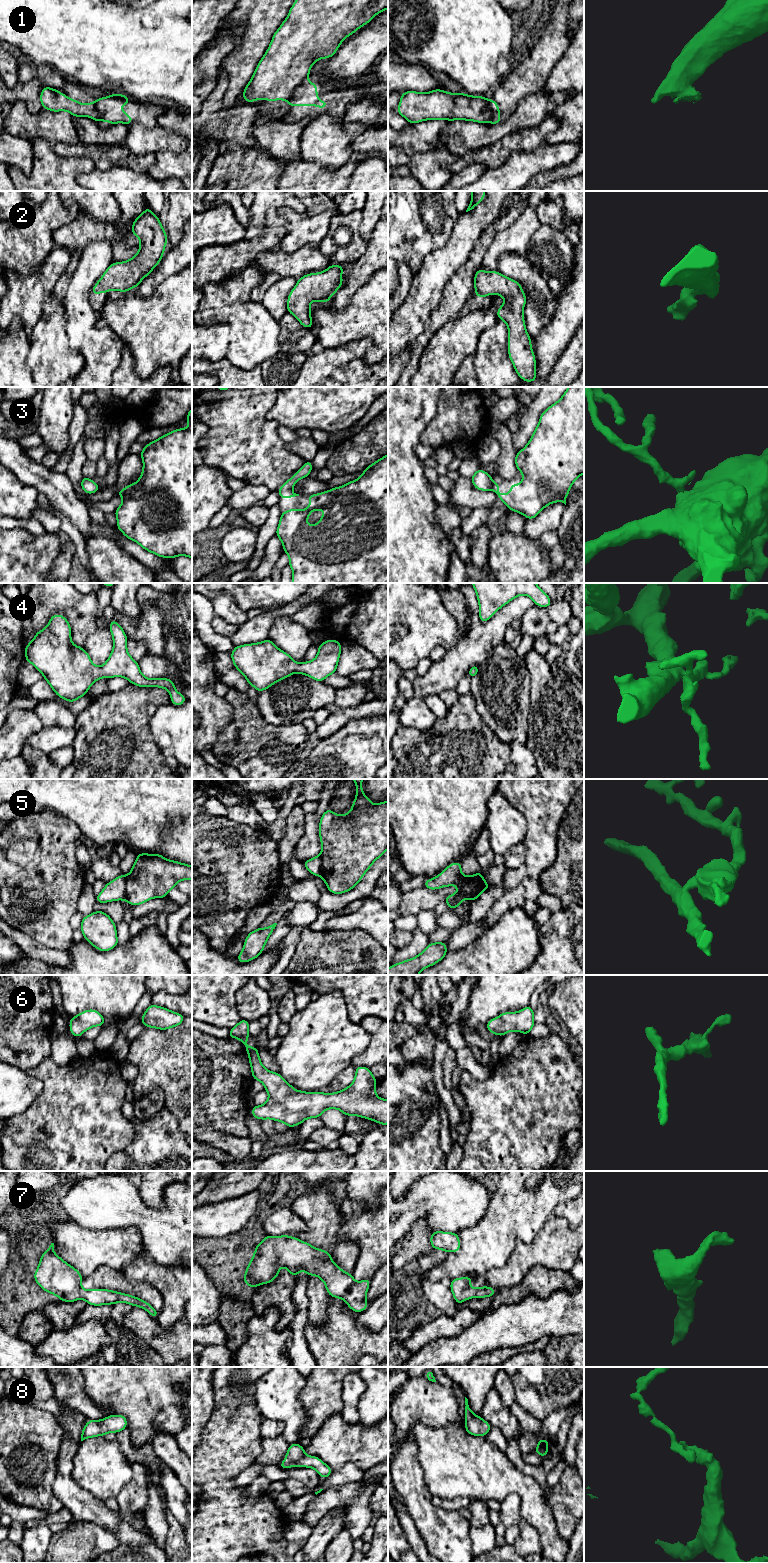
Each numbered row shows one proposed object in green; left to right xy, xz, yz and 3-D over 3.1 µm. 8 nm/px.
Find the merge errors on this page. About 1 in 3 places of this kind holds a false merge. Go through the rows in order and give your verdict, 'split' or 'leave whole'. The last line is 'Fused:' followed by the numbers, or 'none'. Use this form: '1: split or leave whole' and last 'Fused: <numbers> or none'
1: split
2: leave whole
3: leave whole
4: leave whole
5: split
6: leave whole
7: leave whole
8: leave whole
Fused: 1, 5

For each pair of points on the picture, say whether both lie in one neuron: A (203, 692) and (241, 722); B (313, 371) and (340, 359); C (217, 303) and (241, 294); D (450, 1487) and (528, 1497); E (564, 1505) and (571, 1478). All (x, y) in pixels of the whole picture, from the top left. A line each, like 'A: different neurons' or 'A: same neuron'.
A: different neurons
B: same neuron
C: same neuron
D: same neuron
E: same neuron

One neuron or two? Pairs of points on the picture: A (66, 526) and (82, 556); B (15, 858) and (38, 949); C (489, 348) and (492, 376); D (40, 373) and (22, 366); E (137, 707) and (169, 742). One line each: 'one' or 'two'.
A: one
B: two
C: one
D: two
E: two

